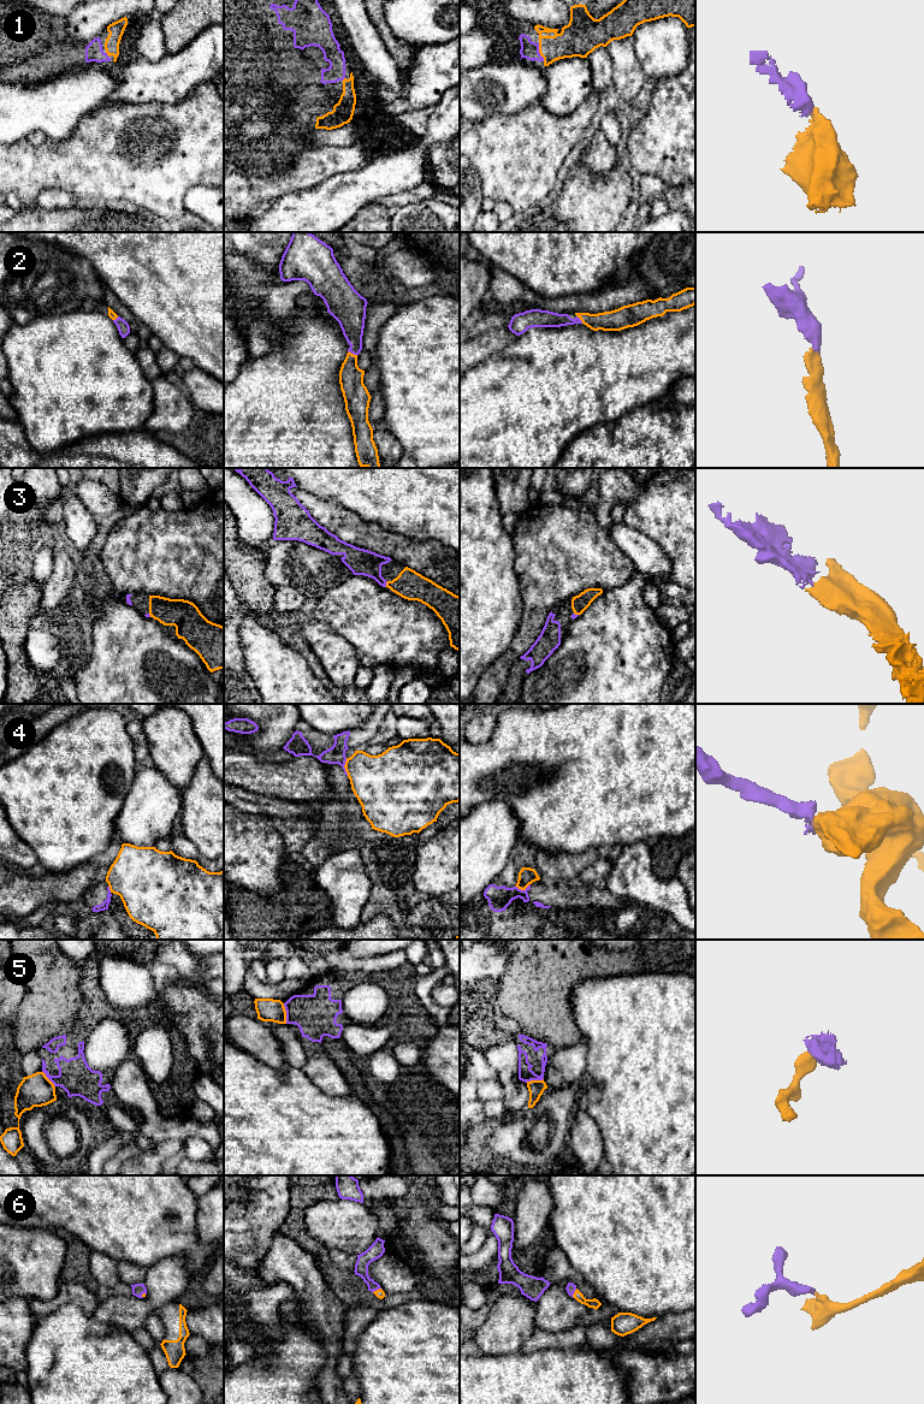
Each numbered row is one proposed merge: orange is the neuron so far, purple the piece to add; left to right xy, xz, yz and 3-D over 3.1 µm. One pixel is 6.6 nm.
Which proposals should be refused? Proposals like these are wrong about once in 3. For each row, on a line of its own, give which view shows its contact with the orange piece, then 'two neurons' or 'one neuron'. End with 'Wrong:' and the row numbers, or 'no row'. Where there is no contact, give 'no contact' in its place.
1: meets orange in yz; one neuron
2: meets orange in xz; one neuron
3: meets orange in xz; one neuron
4: meets orange in xz; two neurons
5: meets orange in xz; two neurons
6: meets orange in yz; one neuron
Wrong: 4, 5

